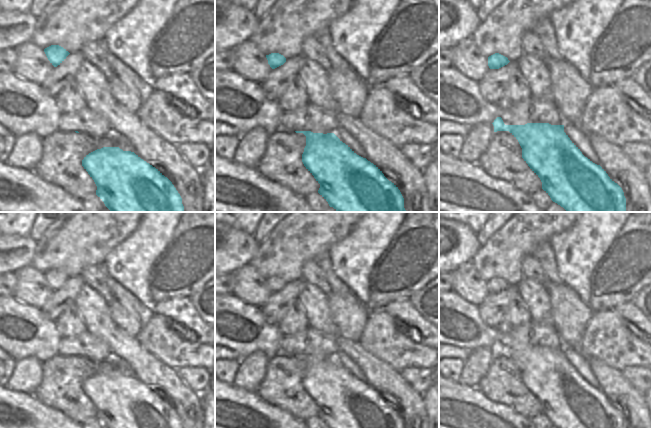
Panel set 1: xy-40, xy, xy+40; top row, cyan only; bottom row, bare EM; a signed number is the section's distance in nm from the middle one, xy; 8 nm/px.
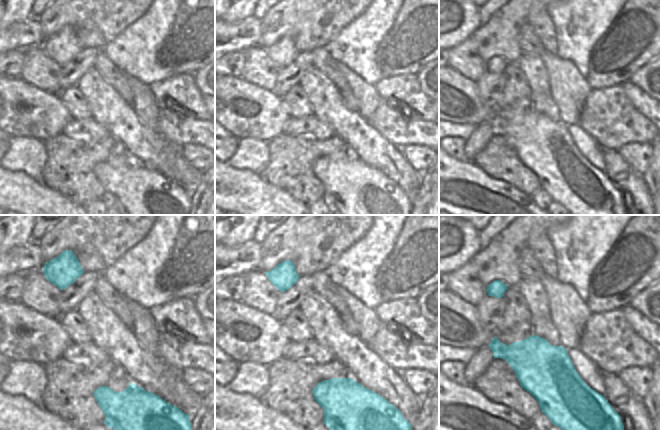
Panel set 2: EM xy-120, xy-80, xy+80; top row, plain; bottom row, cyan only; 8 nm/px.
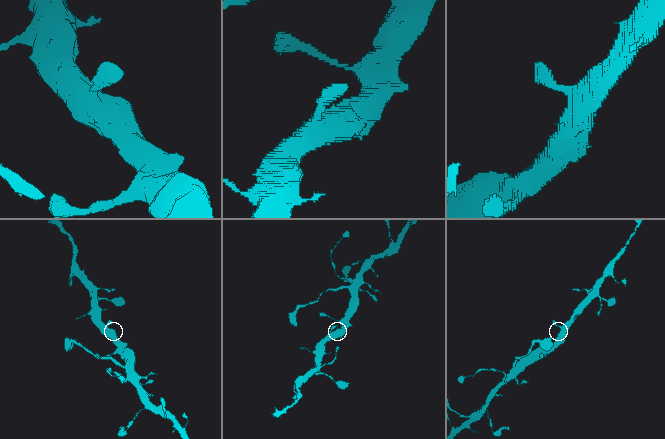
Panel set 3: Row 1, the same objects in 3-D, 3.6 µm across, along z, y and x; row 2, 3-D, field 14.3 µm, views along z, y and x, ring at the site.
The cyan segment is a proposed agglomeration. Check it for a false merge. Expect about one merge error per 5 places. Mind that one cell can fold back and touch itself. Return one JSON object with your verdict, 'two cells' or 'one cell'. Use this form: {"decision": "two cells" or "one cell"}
{"decision": "one cell"}

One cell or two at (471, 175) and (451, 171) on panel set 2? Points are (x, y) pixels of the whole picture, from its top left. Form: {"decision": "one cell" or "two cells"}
{"decision": "one cell"}

